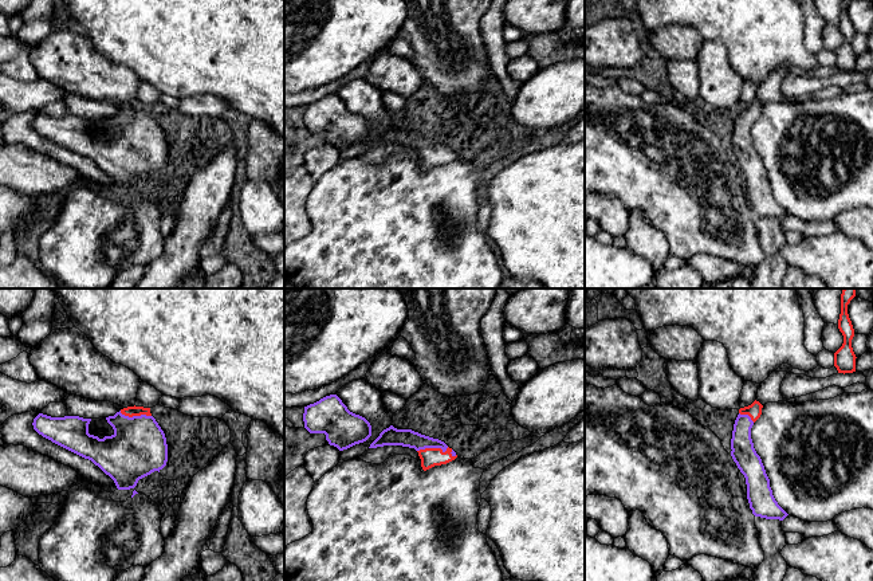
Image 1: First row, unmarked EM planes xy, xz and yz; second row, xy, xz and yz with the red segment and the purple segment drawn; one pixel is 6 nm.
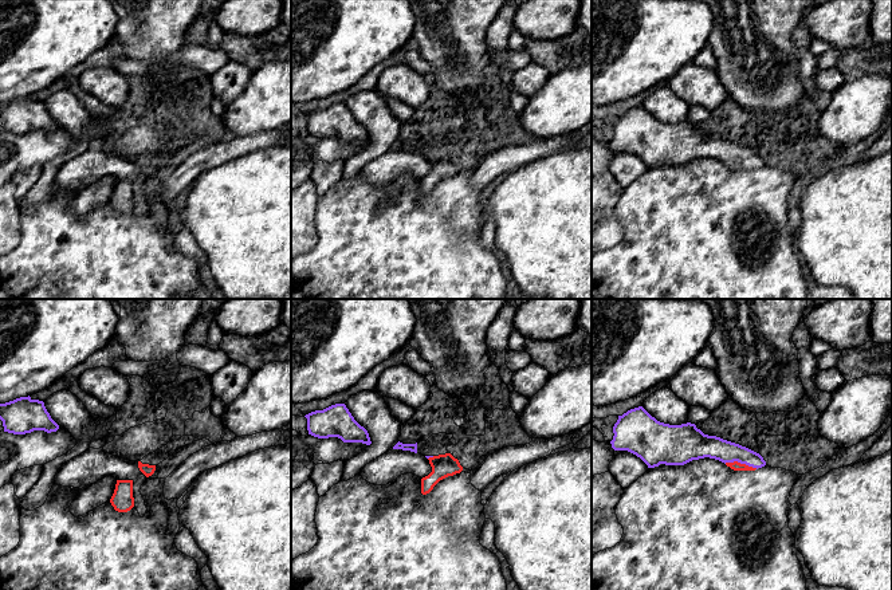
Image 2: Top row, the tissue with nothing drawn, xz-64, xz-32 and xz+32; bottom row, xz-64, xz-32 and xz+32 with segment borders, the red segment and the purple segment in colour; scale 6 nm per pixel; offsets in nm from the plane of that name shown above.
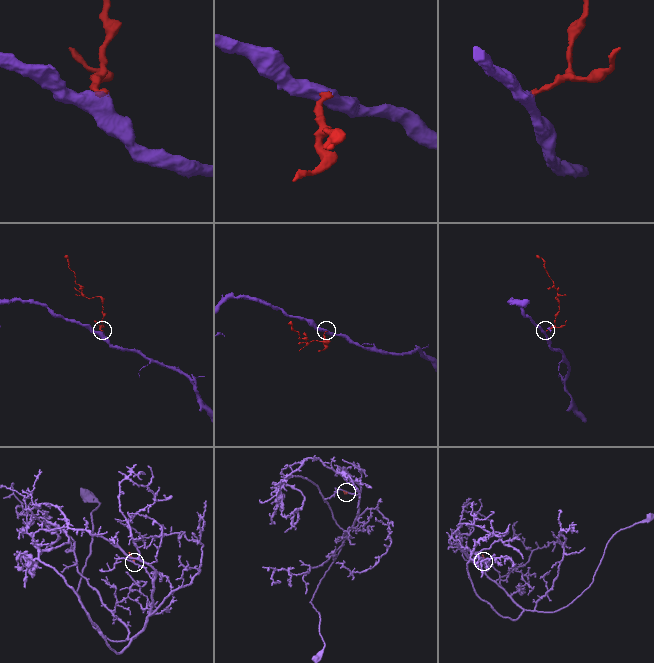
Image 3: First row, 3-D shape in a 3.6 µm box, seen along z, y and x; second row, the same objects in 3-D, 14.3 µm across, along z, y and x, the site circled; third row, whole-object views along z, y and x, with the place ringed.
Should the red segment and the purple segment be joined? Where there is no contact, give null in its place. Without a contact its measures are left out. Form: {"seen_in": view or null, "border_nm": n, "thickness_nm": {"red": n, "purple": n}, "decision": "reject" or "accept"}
{"seen_in": "xz", "border_nm": 190, "thickness_nm": {"red": 110, "purple": 110}, "decision": "accept"}

